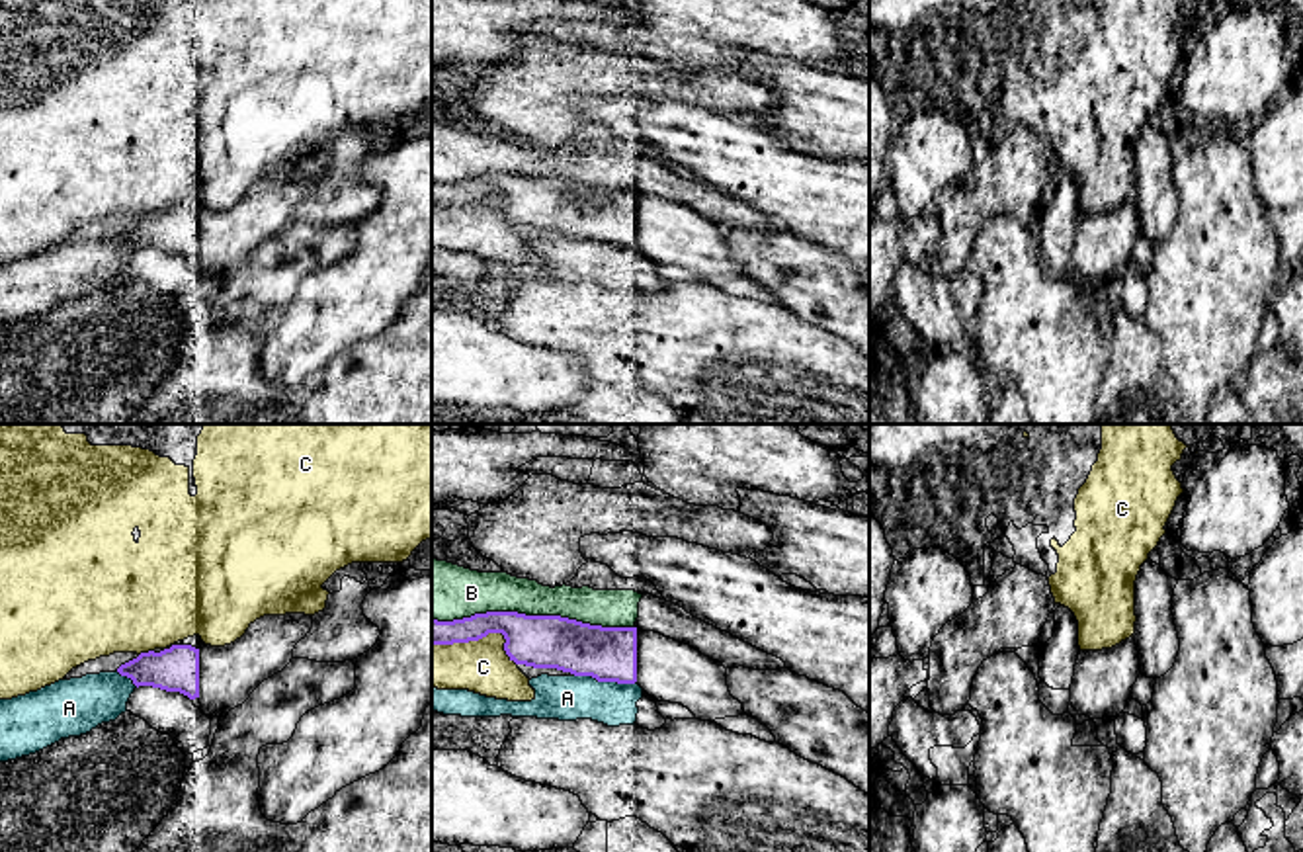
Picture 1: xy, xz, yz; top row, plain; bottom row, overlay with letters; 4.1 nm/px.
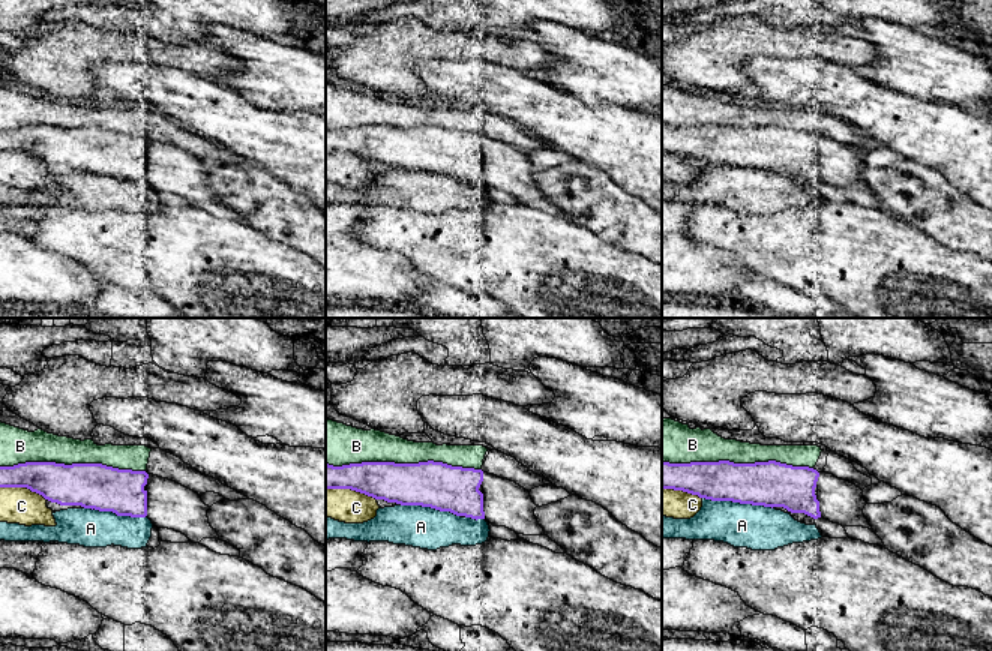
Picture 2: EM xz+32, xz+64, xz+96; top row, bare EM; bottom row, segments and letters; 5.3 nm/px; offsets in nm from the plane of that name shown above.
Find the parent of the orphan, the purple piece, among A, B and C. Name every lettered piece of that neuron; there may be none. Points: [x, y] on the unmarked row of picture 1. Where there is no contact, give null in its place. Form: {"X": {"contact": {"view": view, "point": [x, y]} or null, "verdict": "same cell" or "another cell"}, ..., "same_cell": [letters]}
{"A": {"contact": {"view": "xz", "point": [604, 243]}, "verdict": "another cell"}, "B": {"contact": {"view": "xz", "point": [534, 178]}, "verdict": "another cell"}, "C": {"contact": {"view": "xz", "point": [483, 198]}, "verdict": "another cell"}, "same_cell": []}

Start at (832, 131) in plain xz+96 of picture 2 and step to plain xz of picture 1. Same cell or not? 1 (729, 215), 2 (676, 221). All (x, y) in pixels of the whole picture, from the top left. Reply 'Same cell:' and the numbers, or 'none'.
Same cell: 1

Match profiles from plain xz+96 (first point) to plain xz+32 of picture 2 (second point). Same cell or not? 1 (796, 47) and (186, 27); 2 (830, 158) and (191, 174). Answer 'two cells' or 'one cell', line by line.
1: two cells
2: one cell

